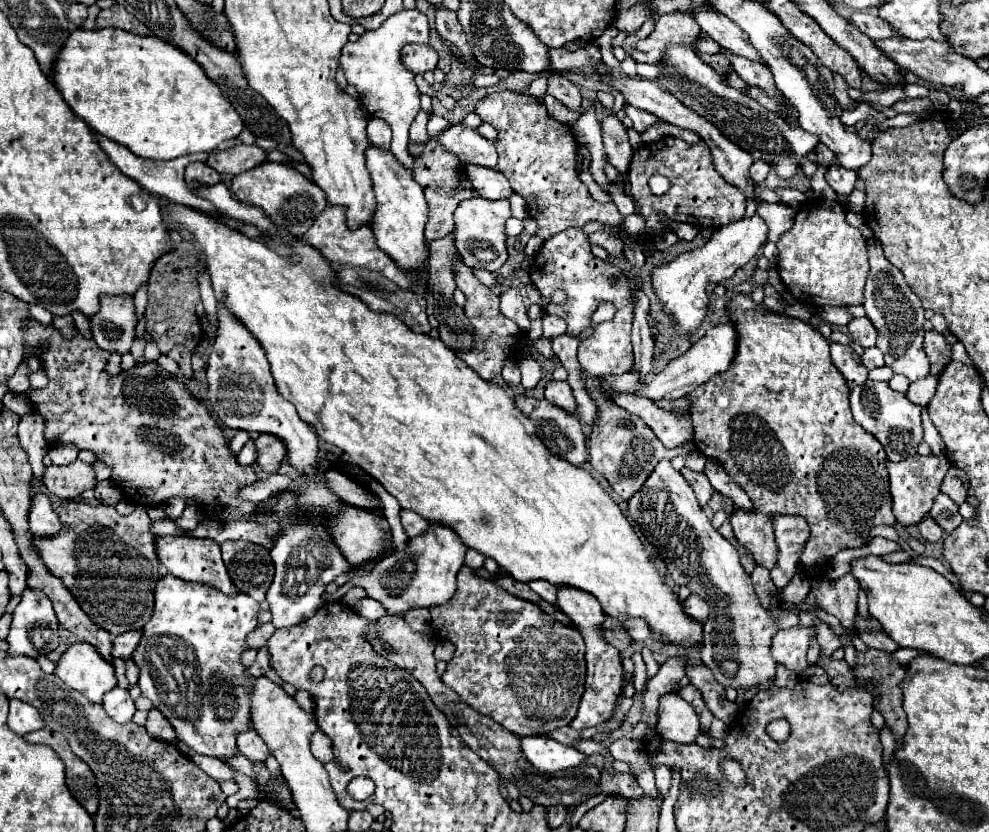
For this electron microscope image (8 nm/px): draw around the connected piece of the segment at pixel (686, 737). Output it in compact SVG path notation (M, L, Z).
M666 693L660 697L656 731L668 741L694 743L700 733L700 723L690 703L680 699L678 693Z

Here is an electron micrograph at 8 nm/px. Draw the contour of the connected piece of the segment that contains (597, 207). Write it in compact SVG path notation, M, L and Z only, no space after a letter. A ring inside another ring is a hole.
M502 91L484 97L476 107L480 119L498 131L498 139L494 139L498 151L496 169L502 171L508 177L512 189L526 199L528 213L532 219L536 219L538 235L542 239L548 239L550 235L556 235L568 227L584 227L592 221L600 221L602 225L614 229L624 225L624 217L616 205L594 201L586 185L578 179L574 169L578 142L570 127L548 115L542 101L526 93Z

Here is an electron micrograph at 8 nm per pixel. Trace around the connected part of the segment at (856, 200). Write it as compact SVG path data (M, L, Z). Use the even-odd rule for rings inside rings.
M856 181L856 189L850 195L850 209L862 211L862 207L864 207L864 183Z

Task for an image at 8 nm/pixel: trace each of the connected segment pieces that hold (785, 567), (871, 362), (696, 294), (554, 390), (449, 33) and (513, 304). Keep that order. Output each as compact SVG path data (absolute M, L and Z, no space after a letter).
M776 515L774 531L778 543L778 565L772 569L770 575L776 589L782 589L784 585L788 585L792 575L798 573L798 557L802 545L810 535L810 529L802 517Z
M878 347L864 349L862 363L864 363L868 369L874 369L874 367L880 367L880 365L884 365L884 361L882 361L882 351L880 351Z
M754 215L750 219L740 219L714 231L712 239L702 249L682 253L672 263L658 265L652 269L650 273L652 289L660 299L662 311L666 311L672 317L678 335L692 337L700 329L708 307L708 295L706 295L708 283L722 283L724 279L732 277L736 269L740 269L754 255L758 255L760 245L766 243L766 235L768 225L764 223L762 217Z
M548 381L544 397L552 405L556 405L556 407L568 411L568 413L576 411L576 401L574 401L574 395L572 395L572 389L570 389L568 381Z
M442 3L436 5L436 31L440 35L440 39L444 41L452 41L458 49L460 49L460 61L466 65L466 67L474 67L478 65L478 61L474 59L468 43L466 43L466 35L458 23L458 17L454 11L446 9Z
M510 287L508 291L502 293L502 303L500 303L500 309L502 309L502 315L512 319L522 331L528 331L530 327L530 321L528 321L528 315L526 315L526 305L522 301L522 295L520 295L520 289L518 287Z

